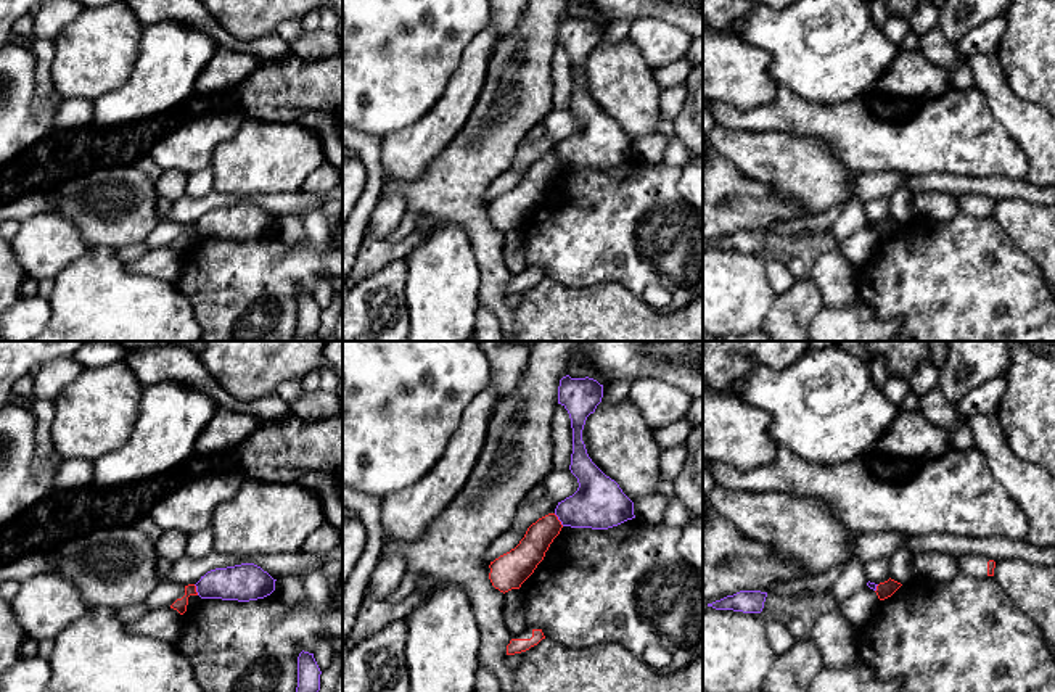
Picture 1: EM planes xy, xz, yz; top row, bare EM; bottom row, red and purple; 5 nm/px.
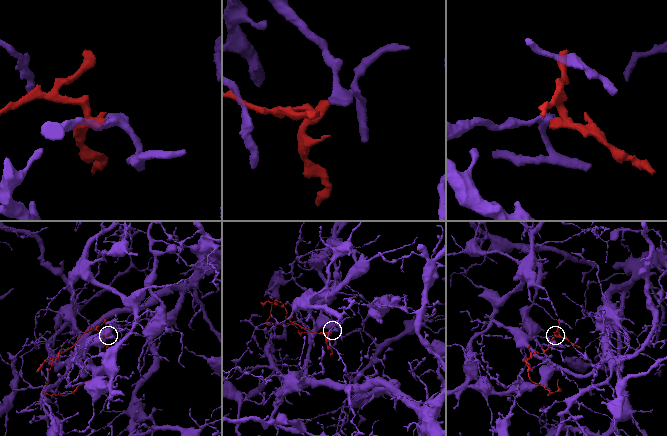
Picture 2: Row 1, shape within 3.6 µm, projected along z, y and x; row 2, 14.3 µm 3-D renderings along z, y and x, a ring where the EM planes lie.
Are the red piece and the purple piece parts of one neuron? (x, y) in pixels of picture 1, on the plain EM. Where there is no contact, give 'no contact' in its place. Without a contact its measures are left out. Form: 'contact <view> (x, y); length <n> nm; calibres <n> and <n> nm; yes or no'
contact xz (558, 160); length 80 nm; calibres 150 and 260 nm; no

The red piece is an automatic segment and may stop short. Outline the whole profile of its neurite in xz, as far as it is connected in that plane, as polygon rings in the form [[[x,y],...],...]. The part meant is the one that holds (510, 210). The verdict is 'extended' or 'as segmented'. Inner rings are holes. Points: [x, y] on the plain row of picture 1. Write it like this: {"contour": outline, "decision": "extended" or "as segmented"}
{"contour": [[[548,153],[532,163],[515,188],[491,201],[489,219],[492,225],[503,233],[519,229],[544,200],[561,167],[563,164],[555,153]]], "decision": "as segmented"}

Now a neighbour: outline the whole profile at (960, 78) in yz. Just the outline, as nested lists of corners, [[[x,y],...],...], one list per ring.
[[[968,63],[957,64],[957,68],[950,72],[950,84],[955,90],[968,90],[975,87],[971,68]]]

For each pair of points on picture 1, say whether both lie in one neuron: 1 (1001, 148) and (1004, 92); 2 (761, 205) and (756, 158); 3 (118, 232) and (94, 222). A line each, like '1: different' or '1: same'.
1: different
2: different
3: same

